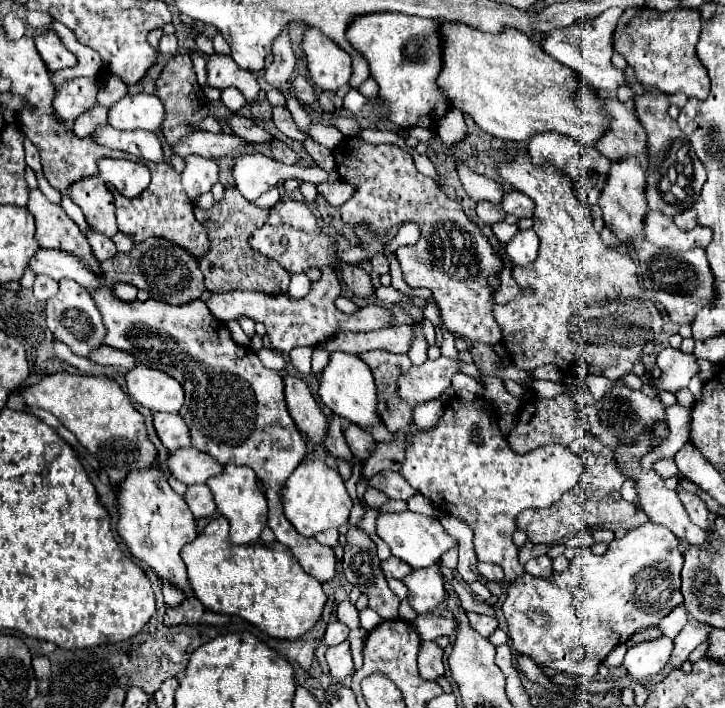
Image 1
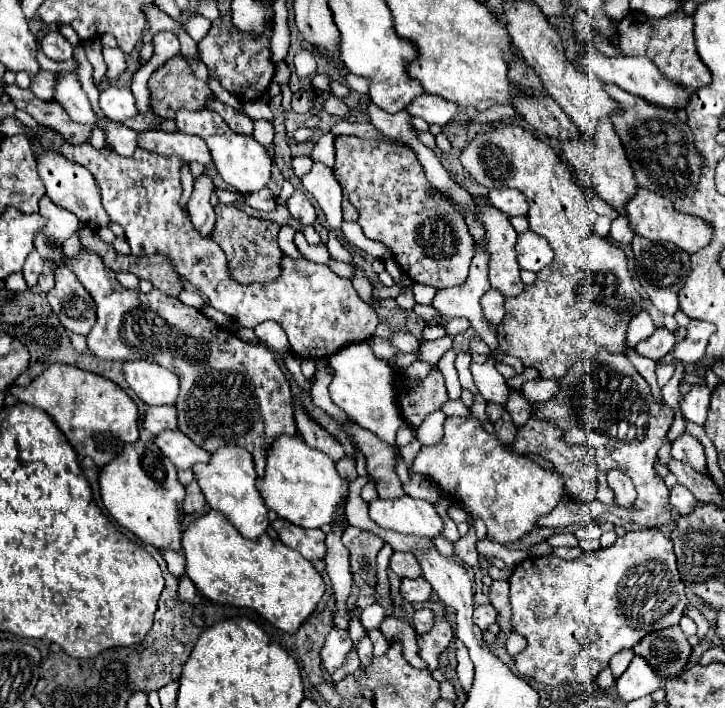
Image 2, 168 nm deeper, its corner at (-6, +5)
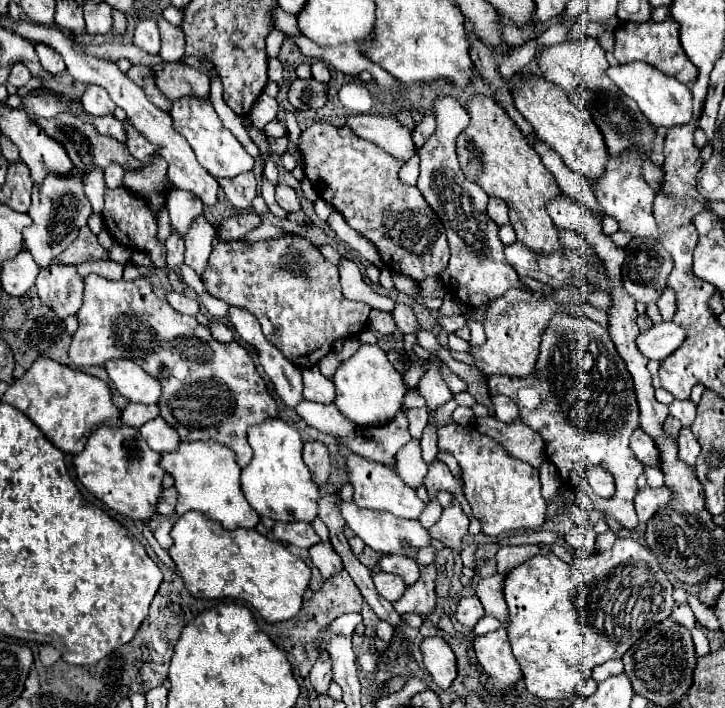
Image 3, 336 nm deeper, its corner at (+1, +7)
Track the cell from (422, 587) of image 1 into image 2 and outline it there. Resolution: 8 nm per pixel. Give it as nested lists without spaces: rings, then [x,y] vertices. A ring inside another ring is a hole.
[[[404,578],[402,586],[400,586],[400,594],[404,596],[404,600],[408,602],[424,602],[430,598],[432,594],[432,586],[428,586],[428,582],[424,582],[424,578]]]

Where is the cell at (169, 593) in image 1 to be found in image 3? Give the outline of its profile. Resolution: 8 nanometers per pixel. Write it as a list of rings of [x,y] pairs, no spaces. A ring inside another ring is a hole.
[[[165,518],[165,520],[157,526],[157,530],[153,532],[155,540],[161,544],[163,550],[169,550],[169,548],[171,548],[171,536],[169,536],[171,526],[173,526],[173,520],[171,520],[171,518]]]

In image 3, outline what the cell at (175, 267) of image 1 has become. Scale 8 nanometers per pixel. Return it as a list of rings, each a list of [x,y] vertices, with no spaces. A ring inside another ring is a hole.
[[[89,226],[81,228],[79,236],[57,256],[59,264],[81,264],[89,260],[107,260],[107,250],[99,246],[97,236],[89,230]]]

